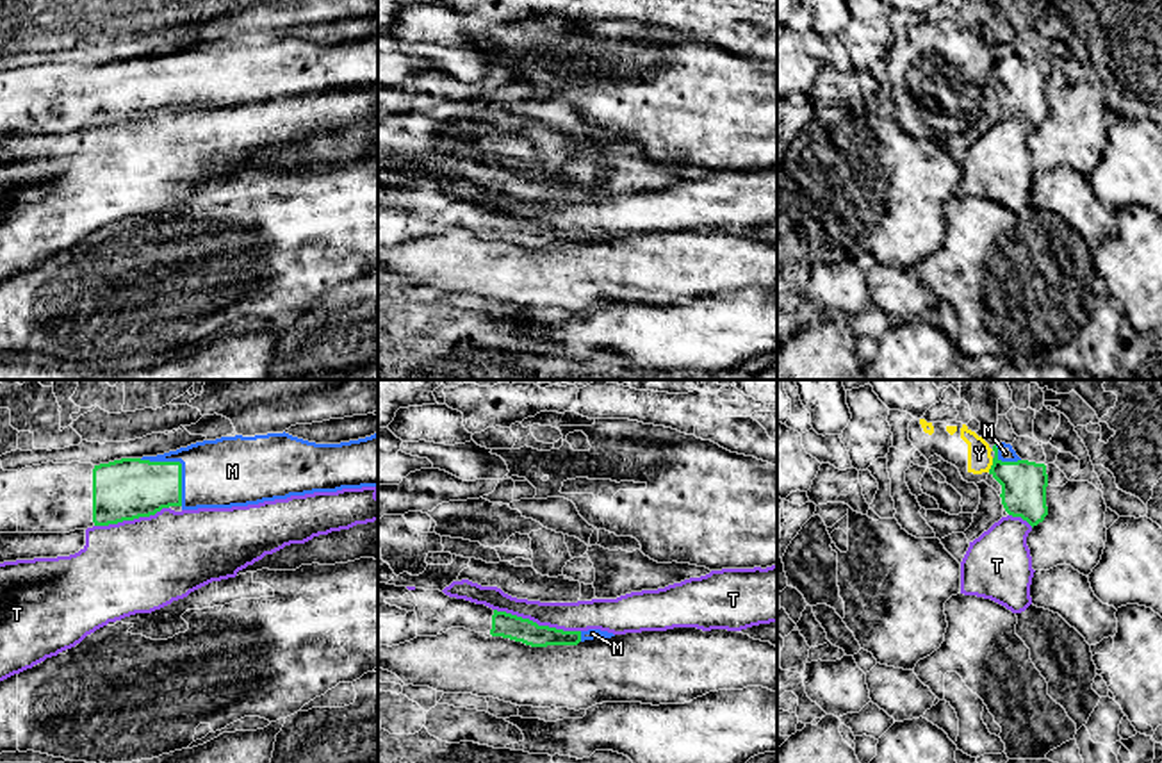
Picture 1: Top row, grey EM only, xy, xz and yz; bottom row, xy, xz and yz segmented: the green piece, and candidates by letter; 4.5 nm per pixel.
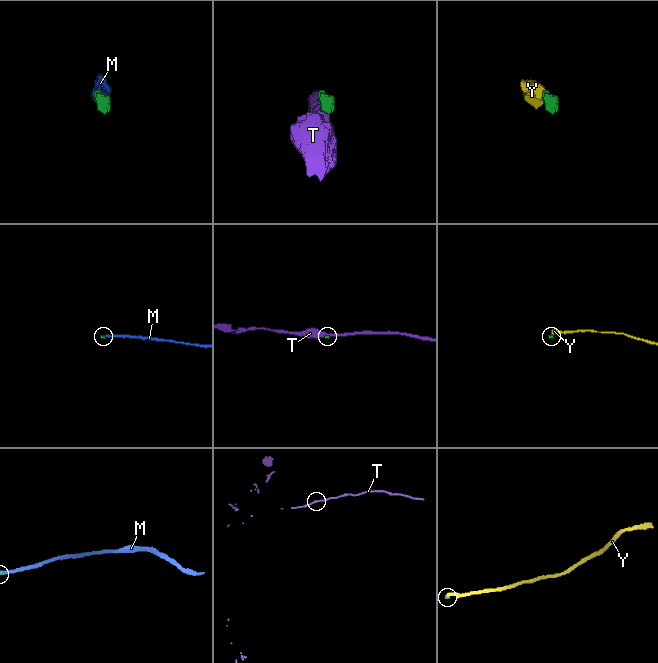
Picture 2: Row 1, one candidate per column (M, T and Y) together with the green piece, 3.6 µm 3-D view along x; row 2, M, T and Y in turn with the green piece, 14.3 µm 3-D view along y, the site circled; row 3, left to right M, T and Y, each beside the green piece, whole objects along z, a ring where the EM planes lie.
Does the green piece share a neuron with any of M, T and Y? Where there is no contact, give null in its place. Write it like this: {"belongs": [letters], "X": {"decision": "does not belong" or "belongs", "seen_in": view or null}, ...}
{"belongs": ["M"], "M": {"decision": "belongs", "seen_in": "xy"}, "T": {"decision": "does not belong", "seen_in": "xz"}, "Y": {"decision": "does not belong", "seen_in": "yz"}}

